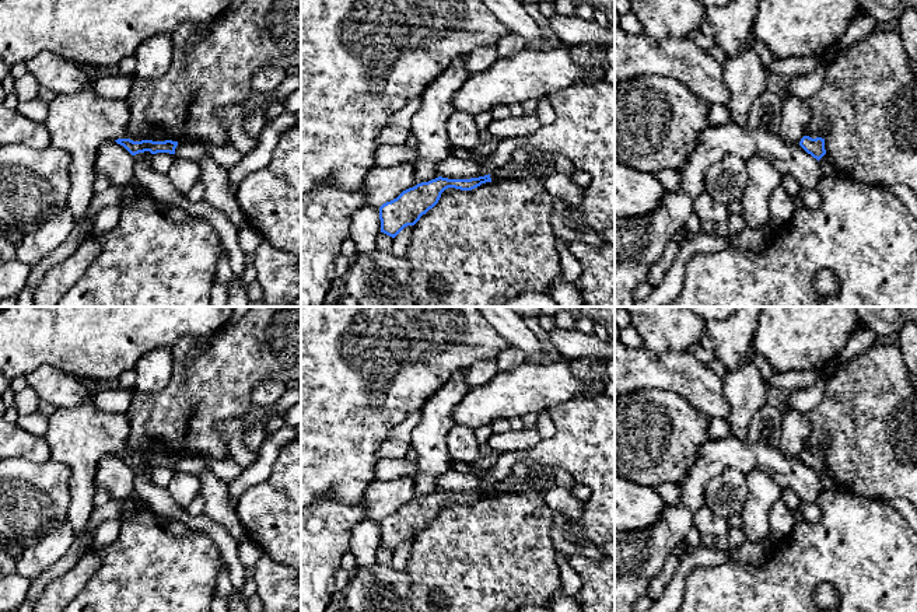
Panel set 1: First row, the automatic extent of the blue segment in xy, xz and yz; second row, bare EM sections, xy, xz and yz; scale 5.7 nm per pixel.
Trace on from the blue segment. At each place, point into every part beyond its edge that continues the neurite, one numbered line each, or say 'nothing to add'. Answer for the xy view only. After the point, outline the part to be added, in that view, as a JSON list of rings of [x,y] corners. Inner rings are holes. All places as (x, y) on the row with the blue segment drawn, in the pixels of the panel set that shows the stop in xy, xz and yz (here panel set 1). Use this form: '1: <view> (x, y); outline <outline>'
1: xy (227, 156); outline [[[178,143],[175,148],[175,155],[179,161],[197,162],[204,153],[207,153],[225,171],[230,171],[242,158],[242,154],[230,143],[225,146]]]

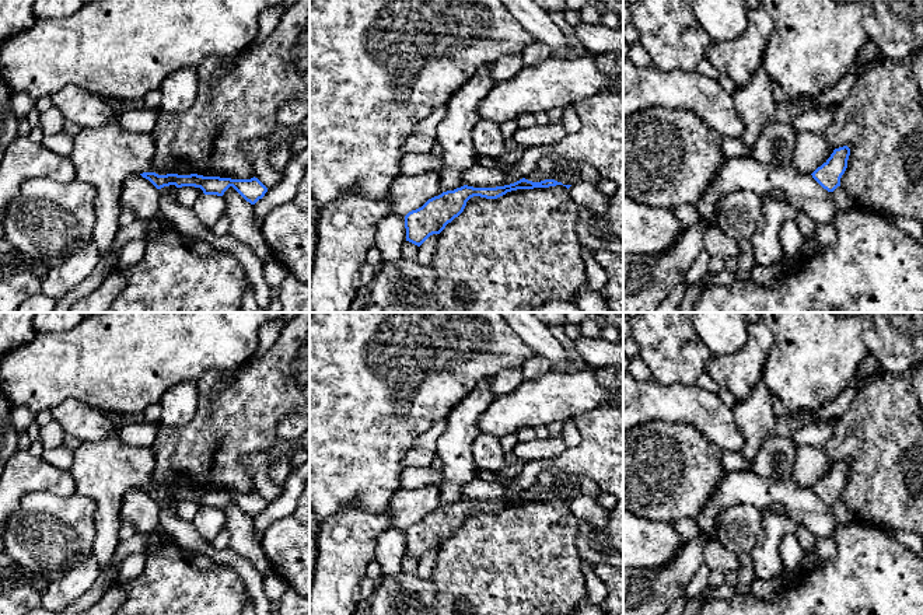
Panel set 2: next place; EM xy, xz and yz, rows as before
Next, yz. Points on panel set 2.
nothing to add

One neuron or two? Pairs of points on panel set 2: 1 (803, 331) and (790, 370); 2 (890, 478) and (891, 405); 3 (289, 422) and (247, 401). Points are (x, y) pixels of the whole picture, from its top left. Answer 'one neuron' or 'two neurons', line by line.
1: one neuron
2: one neuron
3: two neurons

